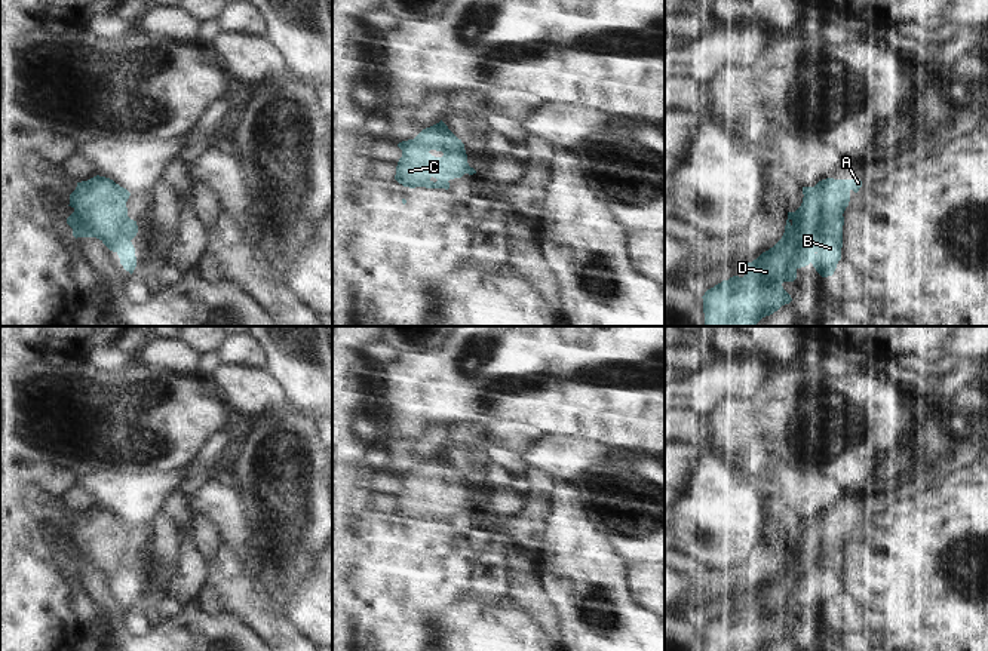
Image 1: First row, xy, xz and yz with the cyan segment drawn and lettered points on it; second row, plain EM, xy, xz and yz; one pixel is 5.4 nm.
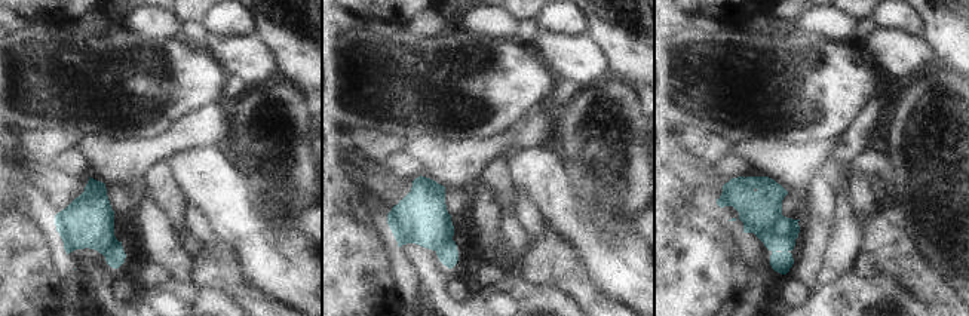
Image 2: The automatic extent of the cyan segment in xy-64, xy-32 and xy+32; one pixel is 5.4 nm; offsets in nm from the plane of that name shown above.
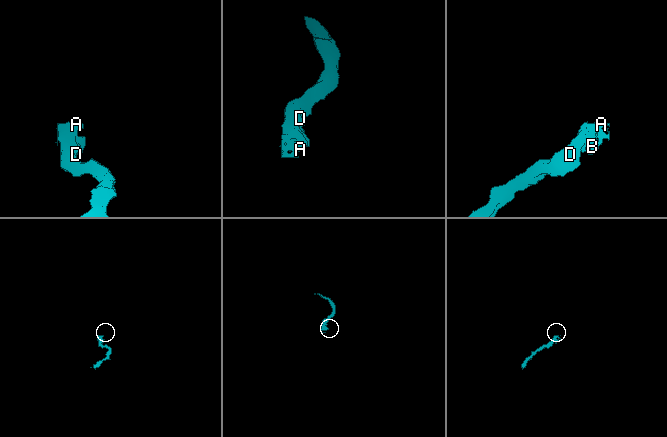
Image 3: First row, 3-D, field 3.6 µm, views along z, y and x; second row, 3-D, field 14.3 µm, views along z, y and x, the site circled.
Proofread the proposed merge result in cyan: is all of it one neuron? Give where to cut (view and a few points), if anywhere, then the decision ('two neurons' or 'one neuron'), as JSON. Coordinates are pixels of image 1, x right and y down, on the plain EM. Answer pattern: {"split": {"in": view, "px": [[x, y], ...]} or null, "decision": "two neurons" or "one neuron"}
{"split": null, "decision": "one neuron"}

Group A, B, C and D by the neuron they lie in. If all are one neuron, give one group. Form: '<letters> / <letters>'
A B C D

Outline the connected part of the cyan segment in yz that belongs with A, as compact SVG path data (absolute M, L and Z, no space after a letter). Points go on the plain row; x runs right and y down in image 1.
M826 510L814 519L803 519L803 535L795 544L788 544L782 571L757 592L748 595L743 609L733 608L705 624L705 651L763 651L792 633L783 621L783 614L794 614L797 602L810 595L822 609L832 608L843 580L844 543L850 534L850 523L859 523L860 512Z

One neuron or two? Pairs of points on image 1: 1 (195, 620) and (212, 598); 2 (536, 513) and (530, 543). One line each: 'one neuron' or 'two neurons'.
1: two neurons
2: one neuron

